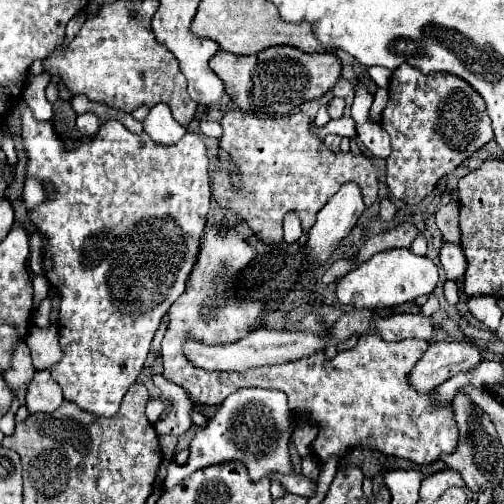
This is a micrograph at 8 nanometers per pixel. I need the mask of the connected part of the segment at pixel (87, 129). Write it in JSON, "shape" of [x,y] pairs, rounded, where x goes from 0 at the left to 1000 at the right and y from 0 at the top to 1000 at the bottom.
{"shape":[[[181,224],[153,228],[153,256],[157,256],[165,268],[188,268],[192,256],[196,256],[196,240],[192,240],[192,232],[181,228]]]}

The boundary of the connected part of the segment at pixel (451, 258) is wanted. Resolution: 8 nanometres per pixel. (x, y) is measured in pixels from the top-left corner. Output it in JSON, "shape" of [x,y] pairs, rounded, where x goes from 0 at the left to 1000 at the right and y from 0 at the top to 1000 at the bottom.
{"shape":[[[879,482],[875,498],[871,498],[871,518],[895,554],[923,546],[923,510],[919,510],[919,498],[911,486]]]}

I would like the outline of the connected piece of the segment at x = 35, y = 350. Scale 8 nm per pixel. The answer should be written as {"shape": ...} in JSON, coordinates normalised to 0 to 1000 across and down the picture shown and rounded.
{"shape":[[[69,641],[58,649],[58,661],[46,673],[62,692],[62,712],[69,732],[97,732],[101,724],[121,716],[121,681],[117,681],[117,649],[97,645],[93,653],[73,649]]]}

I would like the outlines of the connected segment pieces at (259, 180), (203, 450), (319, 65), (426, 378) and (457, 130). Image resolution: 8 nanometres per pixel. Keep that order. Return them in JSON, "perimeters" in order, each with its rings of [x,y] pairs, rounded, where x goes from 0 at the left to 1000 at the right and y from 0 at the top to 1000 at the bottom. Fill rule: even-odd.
{"perimeters":[[[[466,216],[466,220],[450,220],[446,232],[438,236],[442,268],[435,276],[435,300],[427,304],[431,323],[423,323],[423,339],[419,339],[419,387],[435,411],[458,415],[474,435],[482,435],[498,450],[506,470],[514,470],[526,486],[562,478],[562,431],[573,419],[585,419],[597,435],[601,458],[613,458],[637,411],[685,363],[708,363],[716,371],[716,387],[728,411],[736,411],[740,399],[748,395],[748,343],[736,319],[720,304],[700,308],[696,300],[681,304],[681,300],[649,296],[641,276],[617,264],[617,248],[621,236],[601,220],[558,236],[510,236],[494,224]],[[462,335],[470,335],[474,347],[470,371],[462,371],[458,363]]],[[[490,768],[458,780],[435,808],[435,815],[411,835],[403,851],[391,855],[387,871],[379,875],[379,903],[367,923],[351,923],[339,915],[331,923],[331,946],[327,946],[327,974],[347,966],[355,954],[363,954],[371,942],[379,942],[391,931],[435,923],[435,919],[458,919],[478,915],[494,946],[502,954],[514,954],[518,946],[550,950],[565,974],[617,986],[625,974],[625,954],[589,942],[573,919],[550,923],[550,911],[577,911],[569,891],[577,879],[577,859],[585,847],[585,831],[577,823],[577,812],[569,804],[569,784],[554,772],[518,772],[518,768]]],[[[573,89],[530,93],[506,109],[466,109],[454,101],[431,101],[415,133],[446,169],[446,185],[462,204],[498,224],[534,224],[534,228],[569,228],[577,216],[593,212],[601,200],[633,196],[673,157],[677,125],[661,105],[601,105]]],[[[875,677],[855,681],[823,728],[808,740],[827,780],[855,780],[911,736],[931,736],[954,720],[954,704],[938,681]]],[[[808,125],[792,129],[780,141],[772,161],[772,200],[760,216],[760,256],[776,272],[776,308],[768,312],[768,367],[784,395],[796,395],[812,407],[835,403],[883,347],[895,347],[927,312],[954,296],[966,280],[978,276],[974,236],[958,216],[958,196],[950,185],[931,177],[923,161],[895,153],[891,145],[867,145],[839,153],[827,137],[815,137]]]]}

